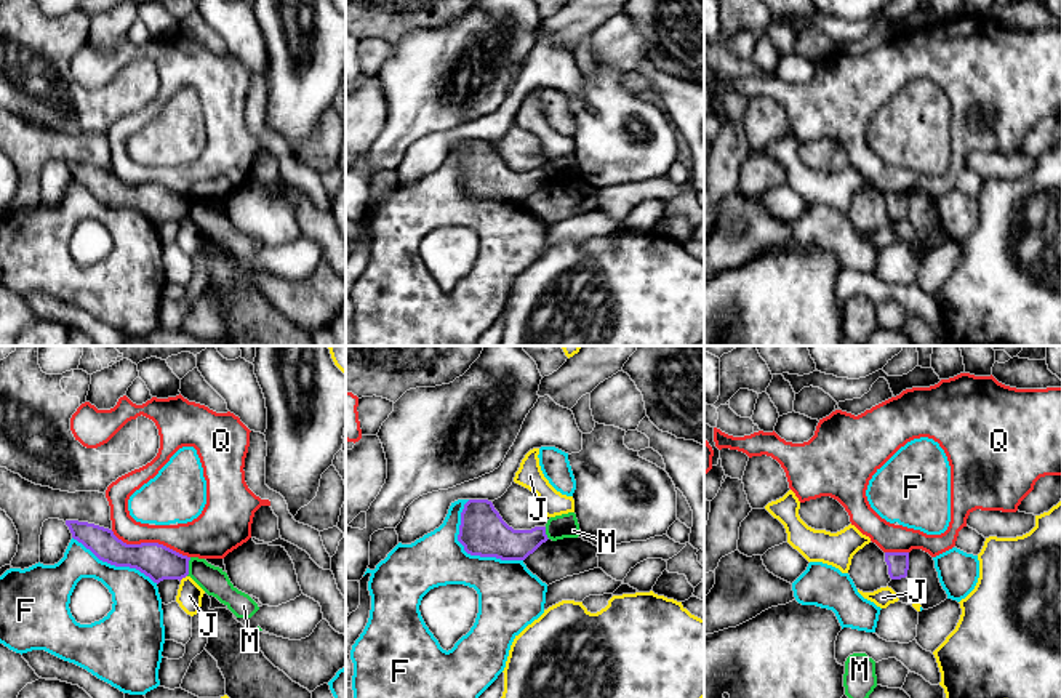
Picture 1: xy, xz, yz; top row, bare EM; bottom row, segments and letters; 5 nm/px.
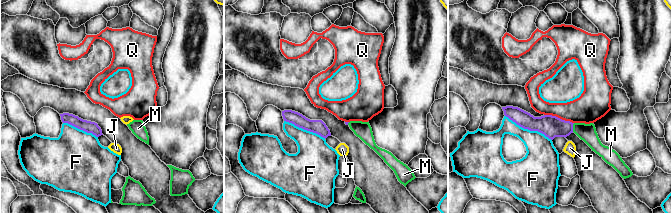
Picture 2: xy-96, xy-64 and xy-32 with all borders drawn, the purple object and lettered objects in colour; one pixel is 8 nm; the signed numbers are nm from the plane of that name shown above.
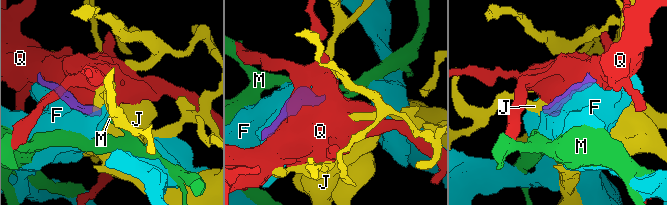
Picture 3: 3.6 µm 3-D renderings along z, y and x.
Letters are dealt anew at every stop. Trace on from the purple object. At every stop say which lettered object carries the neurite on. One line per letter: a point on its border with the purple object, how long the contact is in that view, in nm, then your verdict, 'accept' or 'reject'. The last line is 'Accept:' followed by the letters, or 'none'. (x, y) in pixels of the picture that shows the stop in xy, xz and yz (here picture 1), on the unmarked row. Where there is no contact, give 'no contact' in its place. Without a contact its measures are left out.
F: xz (469, 194) | 420 nm | reject
J: xy (183, 218) | 50 nm | reject
M: xy (188, 208) | 100 nm | reject
Q: xy (151, 184) | 420 nm | reject
Accept: none

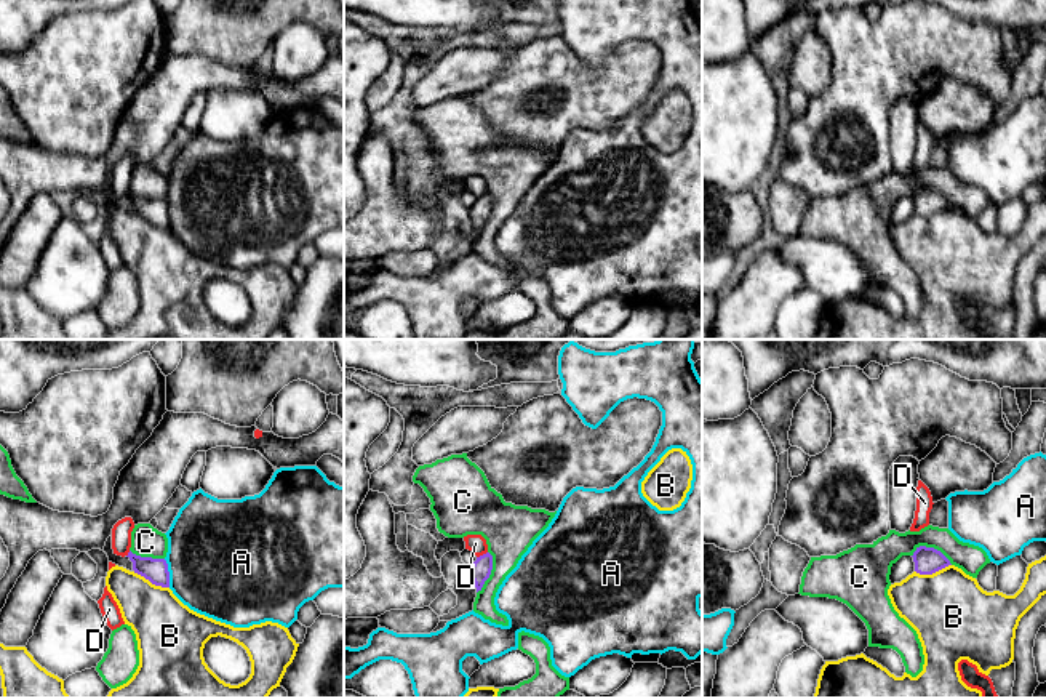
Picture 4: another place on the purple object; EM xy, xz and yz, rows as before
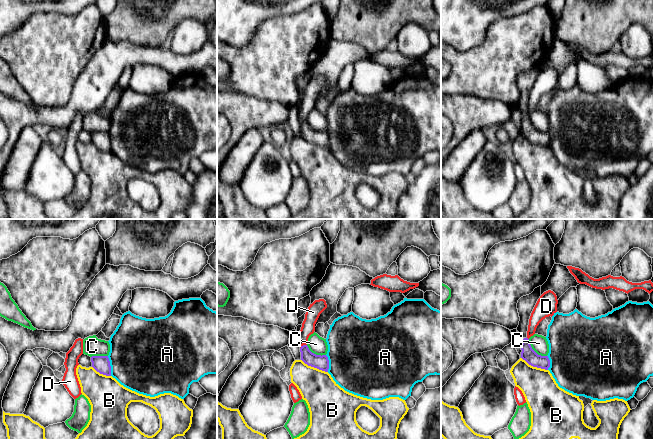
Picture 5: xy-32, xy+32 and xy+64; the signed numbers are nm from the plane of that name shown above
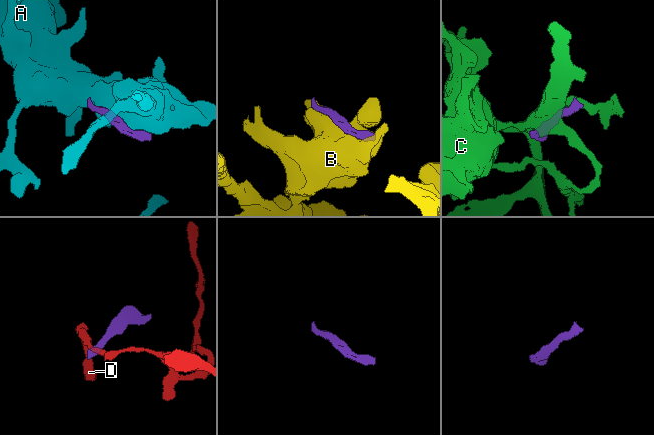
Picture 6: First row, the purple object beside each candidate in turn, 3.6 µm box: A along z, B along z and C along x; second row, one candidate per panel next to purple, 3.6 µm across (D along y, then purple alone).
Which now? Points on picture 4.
A: xy (168, 215) | 150 nm | reject
B: yz (933, 213) | 190 nm | reject
C: yz (933, 189) | 220 nm | reject
D: xz (483, 196) | 70 nm | reject
Accept: none

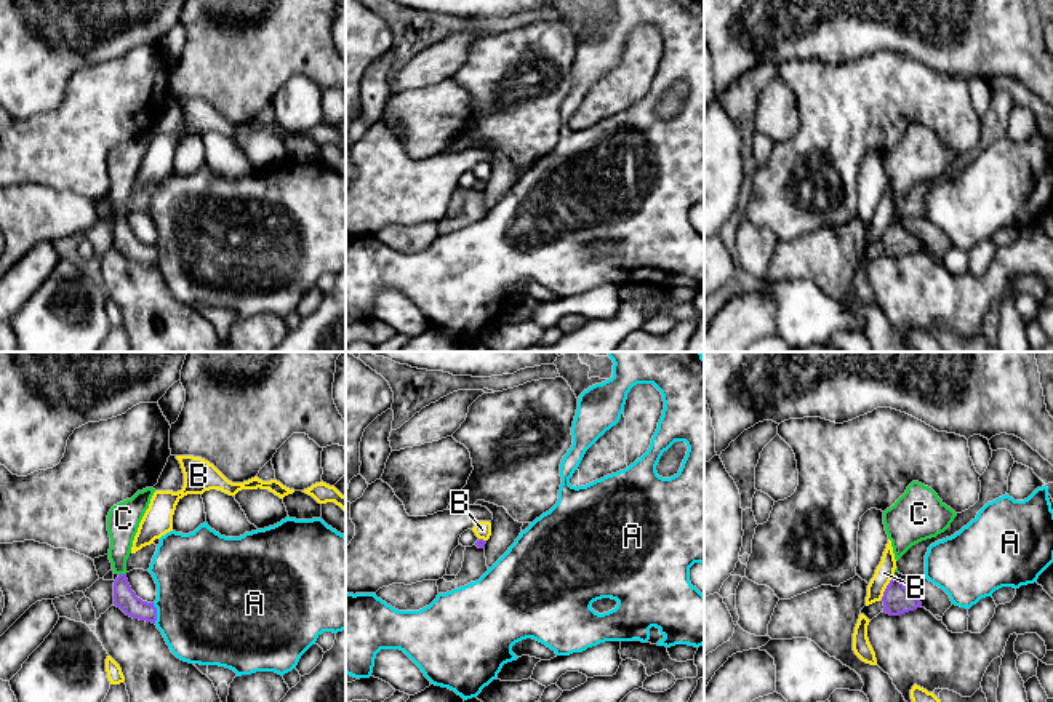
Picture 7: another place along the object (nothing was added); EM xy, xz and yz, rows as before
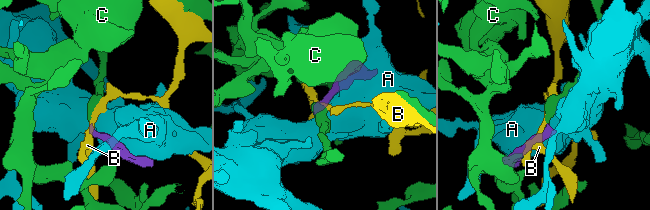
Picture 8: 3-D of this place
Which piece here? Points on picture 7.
A: xy (156, 255) | 110 nm | reject
B: yz (887, 229) | 140 nm | reject
C: xy (122, 216) | 40 nm | accept
Accept: C

